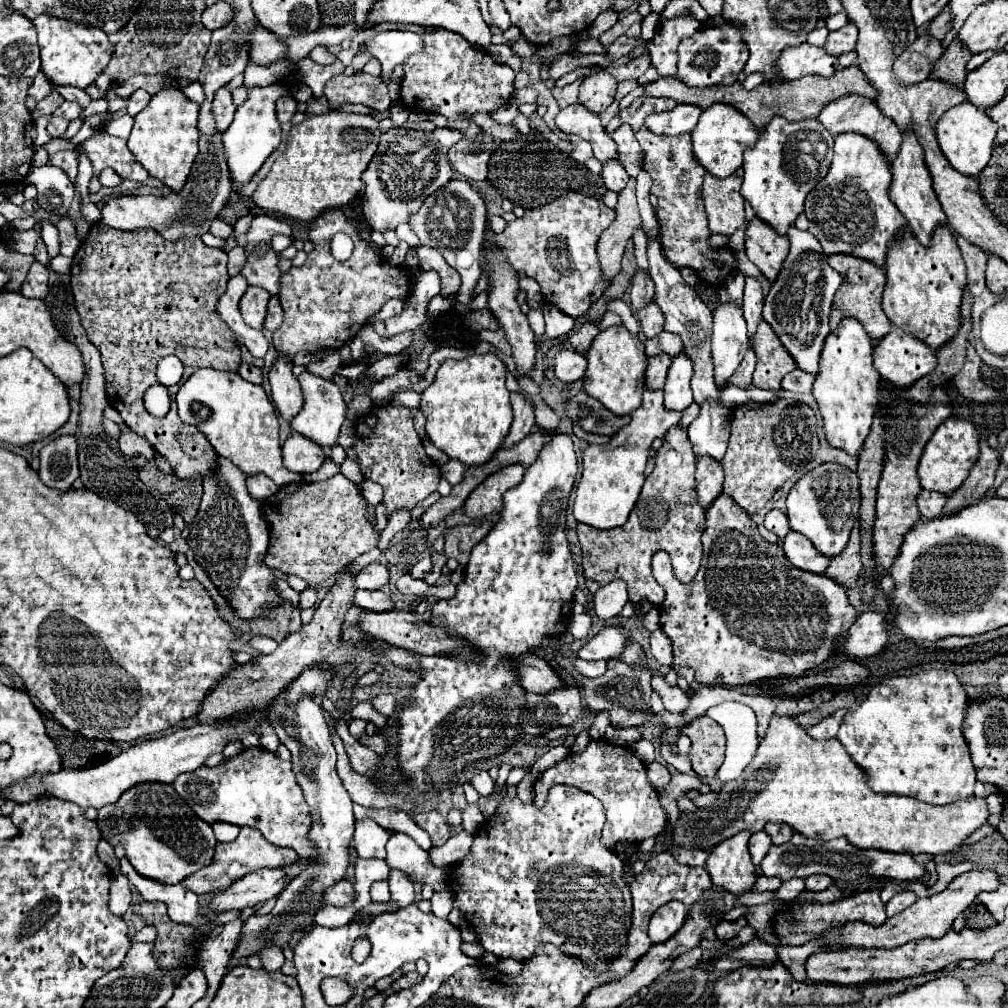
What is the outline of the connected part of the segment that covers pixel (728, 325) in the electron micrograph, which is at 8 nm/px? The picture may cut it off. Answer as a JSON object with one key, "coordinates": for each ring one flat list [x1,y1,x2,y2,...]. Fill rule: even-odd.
{"coordinates":[[736,302,720,304,714,310,714,330,712,330,712,362,714,380,724,386,732,372,742,362,748,350,746,320,742,318,742,306]]}

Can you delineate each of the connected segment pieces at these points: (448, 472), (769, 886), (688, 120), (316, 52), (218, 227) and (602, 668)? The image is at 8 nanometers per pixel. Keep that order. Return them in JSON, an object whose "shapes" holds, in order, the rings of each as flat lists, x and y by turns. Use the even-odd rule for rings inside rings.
{"shapes":[[[448,460,440,470,442,470,442,478,446,478,454,486,454,484,458,484,462,480,462,474,464,474,466,466,462,462,458,462,458,460]],[[760,876,754,888,748,892,748,894,754,894,754,892,766,892,766,891,775,891,775,888,778,888,782,884,778,878,775,877,766,877]],[[678,104,670,112,660,112,652,114,646,118,646,126,656,132,656,134,682,134,682,132,692,132,694,126,698,124,698,118,702,114,702,108,692,106,692,104]],[[316,46,312,52,310,52,310,58,320,64,320,66,328,66,328,64,334,64,336,62,336,56,326,48,326,46]],[[216,218,216,220,212,222,212,226,210,226,210,232,212,232,214,236,218,236,218,238,228,238,228,236,232,234,232,230,234,230,234,228,232,228,230,224,226,224,224,220,218,220,218,218]],[[578,658,578,660,574,660,574,668,588,678,596,678,606,672,606,662,588,662,588,660]]]}

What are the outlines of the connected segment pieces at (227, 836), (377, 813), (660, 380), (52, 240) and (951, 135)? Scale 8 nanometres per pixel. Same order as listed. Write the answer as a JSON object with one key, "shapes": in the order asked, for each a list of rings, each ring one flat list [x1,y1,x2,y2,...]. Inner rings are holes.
{"shapes":[[[214,822,214,824,212,824,212,830,214,830,214,834,216,834,216,840,220,840,220,842,230,842,230,840,234,840,234,838,238,836,238,832,240,832,238,826,222,824,222,822]],[[353,803,353,814,355,819,370,817,384,829,402,832,411,836,428,853,433,847,428,833,416,825,411,817,403,811,395,808,374,810]],[[658,354,654,358,648,358,648,368,646,368,646,382,652,388,662,388,666,382,666,374,670,368,672,358,668,354]],[[42,222,42,238,44,238,44,244,48,248,48,254,50,258,54,258,58,254,58,230,54,224,50,222]],[[962,102,960,106,950,108,948,112,942,114,936,126,936,136,938,136,942,152,946,154,946,158,958,172,968,176,978,176,988,164,996,132,998,132,998,126,972,102]]]}

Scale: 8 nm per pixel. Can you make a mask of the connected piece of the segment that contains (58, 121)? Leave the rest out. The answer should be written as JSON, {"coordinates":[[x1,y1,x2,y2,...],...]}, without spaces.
{"coordinates":[[52,116,50,124,48,124,48,134,50,134,52,138,60,138,60,136,64,136,66,128,68,128,68,120,66,120,66,118]]}

